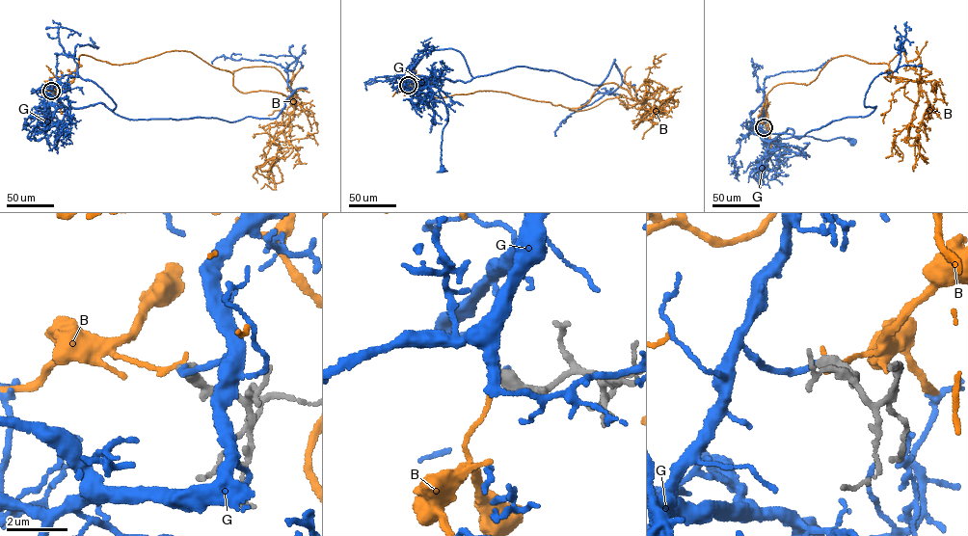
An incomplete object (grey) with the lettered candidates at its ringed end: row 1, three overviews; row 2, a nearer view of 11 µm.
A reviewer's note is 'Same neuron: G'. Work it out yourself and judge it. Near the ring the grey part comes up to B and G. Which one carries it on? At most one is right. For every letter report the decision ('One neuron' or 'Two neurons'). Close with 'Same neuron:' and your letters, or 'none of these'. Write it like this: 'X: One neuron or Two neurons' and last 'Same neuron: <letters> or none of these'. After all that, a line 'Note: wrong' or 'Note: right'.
B: Two neurons
G: One neuron
Same neuron: G
Note: right

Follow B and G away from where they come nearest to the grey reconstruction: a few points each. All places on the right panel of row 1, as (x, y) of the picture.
B: (765, 127), (772, 88), (809, 84), (848, 55), (920, 84), (907, 130), (927, 159)
G: (764, 127), (759, 134), (766, 141), (808, 136), (828, 141), (842, 137), (851, 142)

